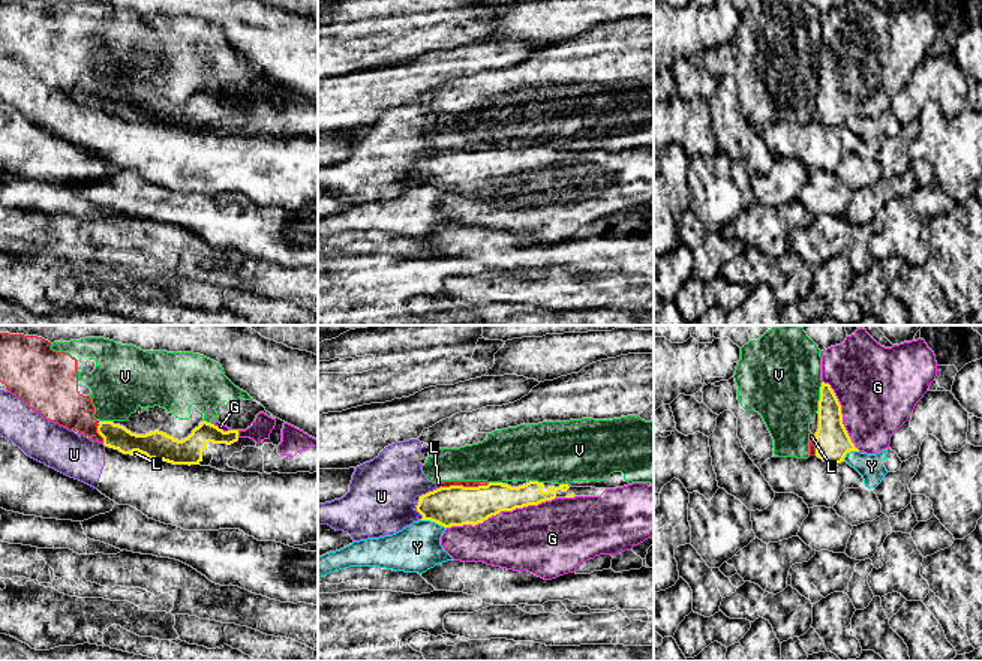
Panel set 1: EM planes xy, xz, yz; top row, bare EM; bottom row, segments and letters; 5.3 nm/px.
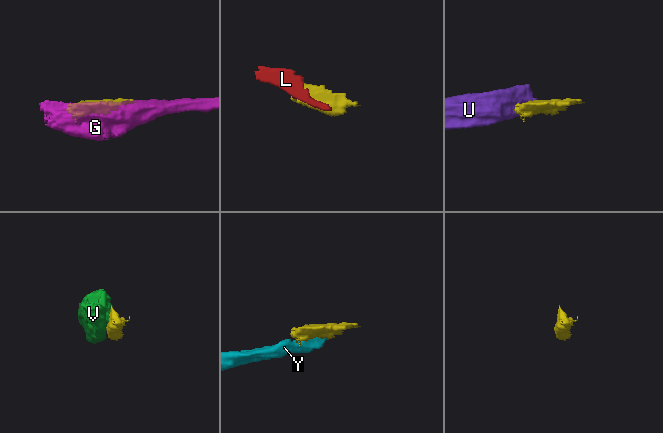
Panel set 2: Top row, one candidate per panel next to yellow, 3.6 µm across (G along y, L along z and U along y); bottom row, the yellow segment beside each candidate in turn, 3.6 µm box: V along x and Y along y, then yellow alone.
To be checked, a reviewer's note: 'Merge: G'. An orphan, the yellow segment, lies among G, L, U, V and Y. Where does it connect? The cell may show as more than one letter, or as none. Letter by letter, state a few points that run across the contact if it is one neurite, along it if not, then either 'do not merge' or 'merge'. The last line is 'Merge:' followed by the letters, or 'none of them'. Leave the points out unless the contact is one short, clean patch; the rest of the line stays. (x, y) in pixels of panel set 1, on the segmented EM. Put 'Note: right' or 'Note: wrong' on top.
Note: right
G: merge
L: do not merge
U: line xz (437, 487), (423, 495); do not merge
V: do not merge
Y: do not merge
Merge: G

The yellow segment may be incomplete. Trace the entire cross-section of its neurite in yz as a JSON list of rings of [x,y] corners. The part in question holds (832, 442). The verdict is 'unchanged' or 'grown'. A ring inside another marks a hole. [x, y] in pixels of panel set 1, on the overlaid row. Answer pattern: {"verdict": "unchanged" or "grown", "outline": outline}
{"verdict": "grown", "outline": [[[858,328],[841,345],[820,351],[822,387],[816,456],[841,463],[850,451],[877,454],[889,448],[891,436],[909,420],[916,403],[937,376],[934,352],[924,339],[885,348],[865,328]]]}

